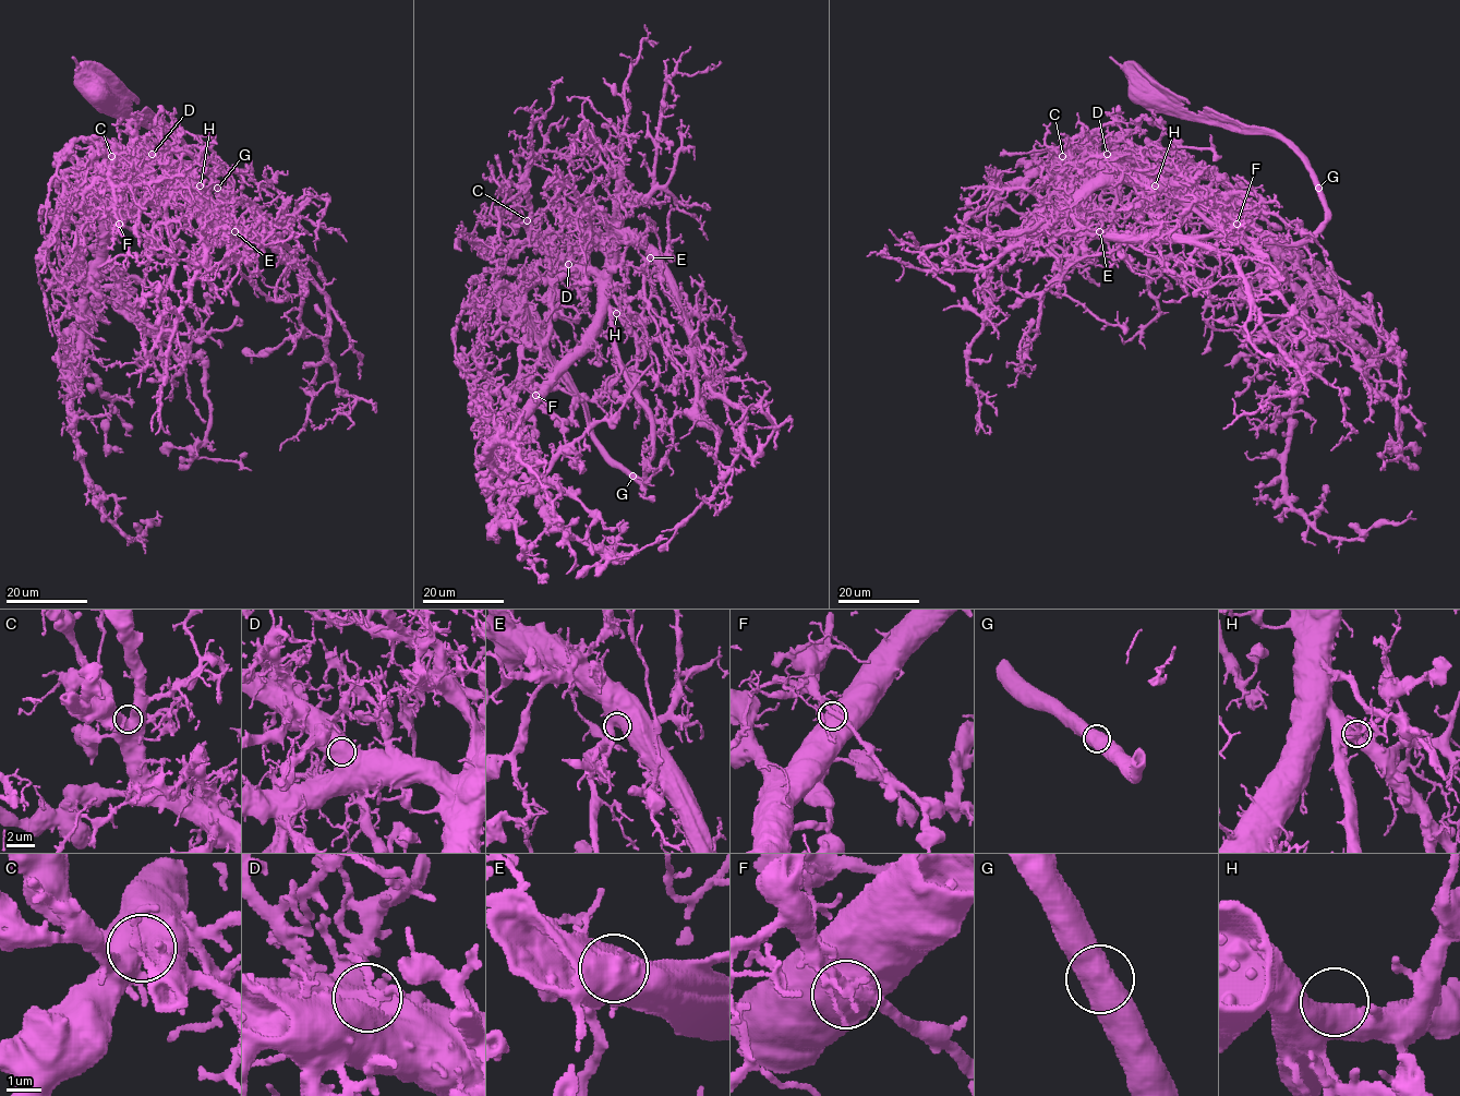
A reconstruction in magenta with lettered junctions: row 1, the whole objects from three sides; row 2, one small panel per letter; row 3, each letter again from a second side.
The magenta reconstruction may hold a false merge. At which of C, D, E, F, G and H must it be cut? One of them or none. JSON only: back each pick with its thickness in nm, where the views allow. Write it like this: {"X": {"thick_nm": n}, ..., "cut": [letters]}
{"cut": []}

